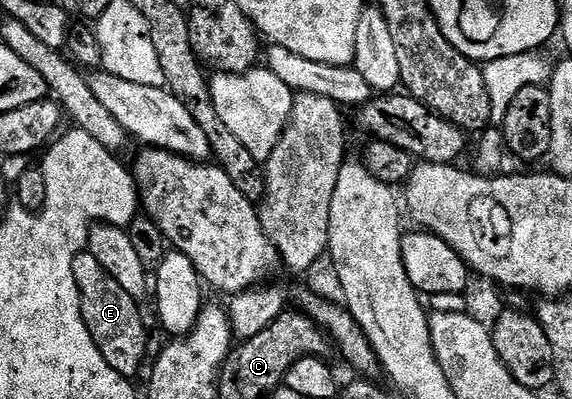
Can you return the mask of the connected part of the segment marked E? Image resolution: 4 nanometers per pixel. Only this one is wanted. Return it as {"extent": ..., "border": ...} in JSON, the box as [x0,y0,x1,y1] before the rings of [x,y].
{"extent":[74,252,148,379],"border":[[[90,252],[79,253],[74,259],[74,279],[80,292],[80,306],[86,327],[98,347],[102,357],[118,375],[132,379],[144,365],[144,356],[148,353],[148,329],[144,326],[144,317],[140,314],[137,298],[126,295],[122,287],[118,287],[118,279],[114,279],[94,259]]]}

